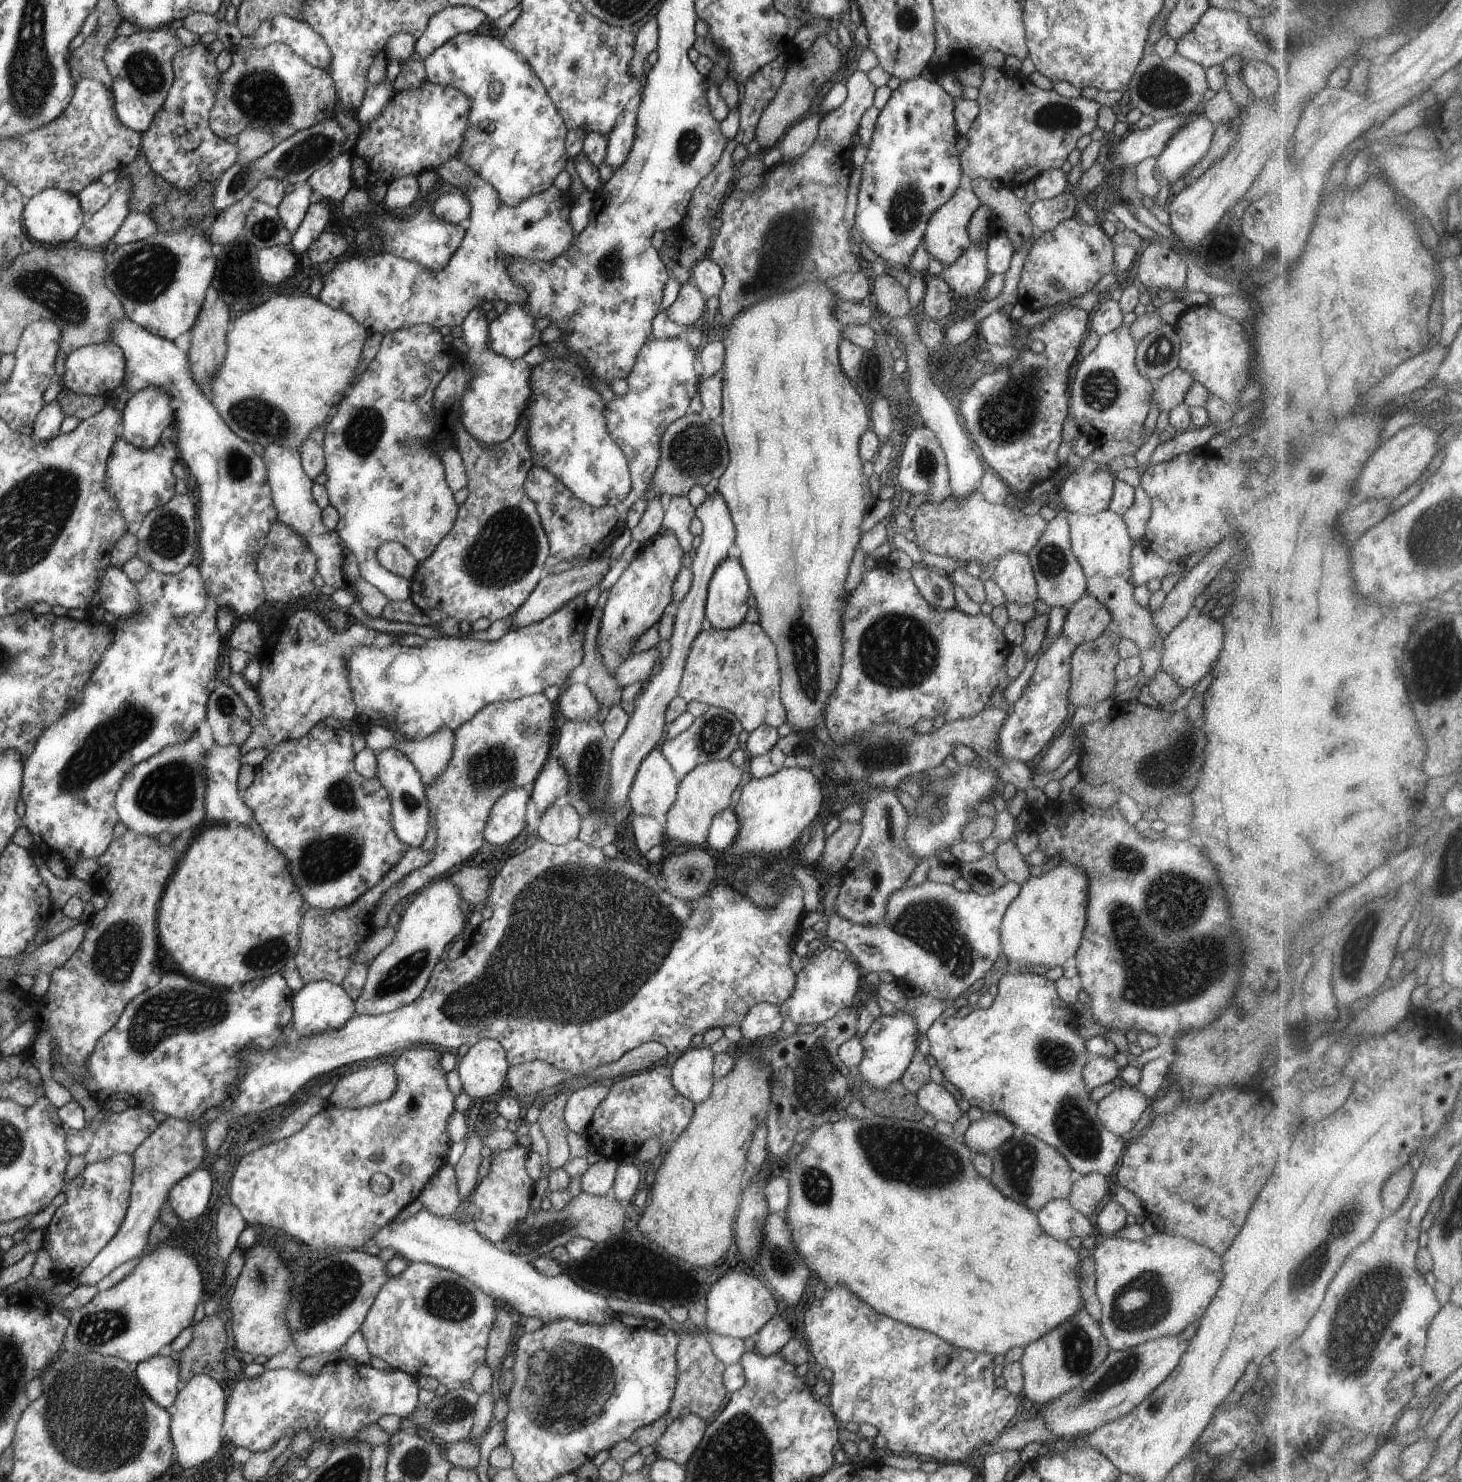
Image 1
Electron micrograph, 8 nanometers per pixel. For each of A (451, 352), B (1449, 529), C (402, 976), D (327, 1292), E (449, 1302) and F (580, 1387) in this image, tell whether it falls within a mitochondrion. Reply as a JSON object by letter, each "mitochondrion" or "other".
{"A":"other","B":"mitochondrion","C":"mitochondrion","D":"mitochondrion","E":"mitochondrion","F":"mitochondrion"}

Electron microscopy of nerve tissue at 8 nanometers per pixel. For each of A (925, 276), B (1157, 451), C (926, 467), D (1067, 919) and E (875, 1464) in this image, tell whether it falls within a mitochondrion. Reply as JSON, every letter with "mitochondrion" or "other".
{"A":"other","B":"other","C":"mitochondrion","D":"other","E":"other"}

